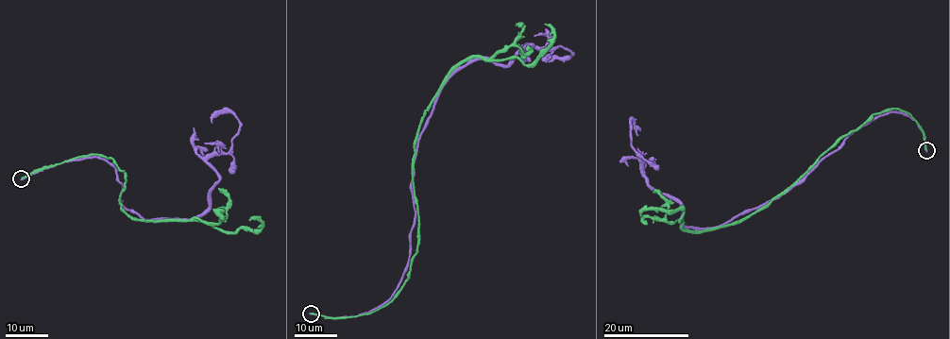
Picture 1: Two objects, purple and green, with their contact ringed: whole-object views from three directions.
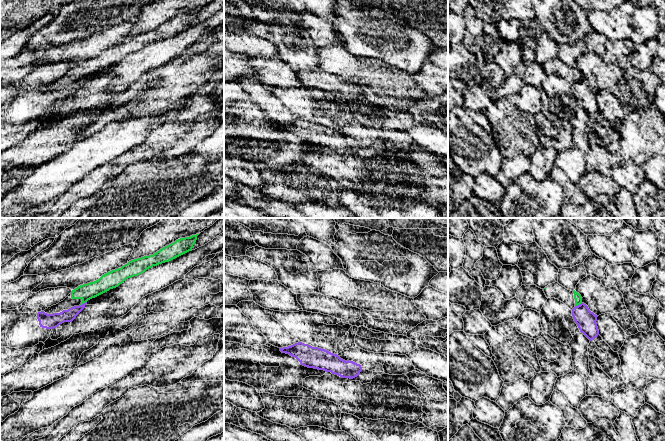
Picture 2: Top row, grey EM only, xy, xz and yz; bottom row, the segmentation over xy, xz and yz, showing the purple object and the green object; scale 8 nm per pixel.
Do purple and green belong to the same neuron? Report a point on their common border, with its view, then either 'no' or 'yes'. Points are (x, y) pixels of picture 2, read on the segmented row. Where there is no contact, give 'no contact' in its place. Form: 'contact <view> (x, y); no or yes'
contact xy (84, 303); no

